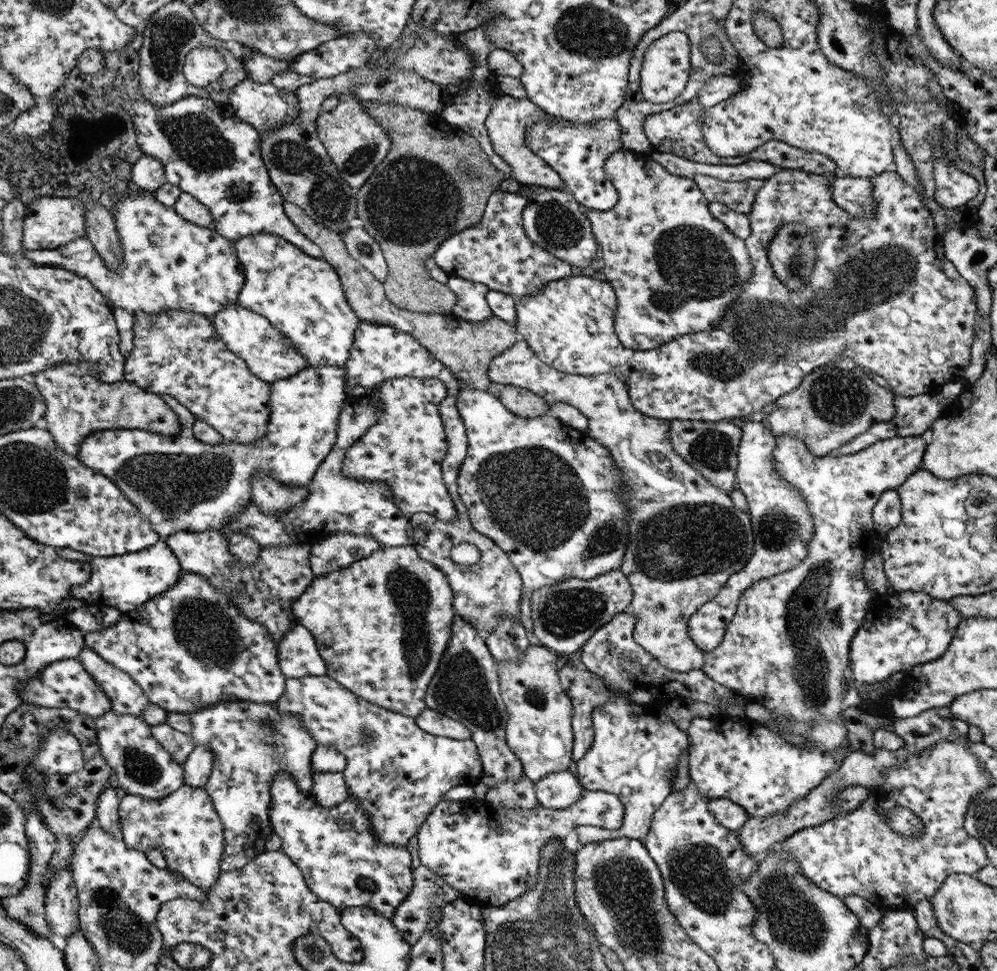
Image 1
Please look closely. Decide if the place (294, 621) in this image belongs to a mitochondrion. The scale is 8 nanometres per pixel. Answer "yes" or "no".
no

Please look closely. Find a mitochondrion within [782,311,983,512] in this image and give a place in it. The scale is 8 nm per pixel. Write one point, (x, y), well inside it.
(839, 397)

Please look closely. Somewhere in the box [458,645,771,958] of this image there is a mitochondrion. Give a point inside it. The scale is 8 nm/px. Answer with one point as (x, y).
(697, 870)

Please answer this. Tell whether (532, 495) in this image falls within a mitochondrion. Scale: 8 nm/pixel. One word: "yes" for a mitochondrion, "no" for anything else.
yes

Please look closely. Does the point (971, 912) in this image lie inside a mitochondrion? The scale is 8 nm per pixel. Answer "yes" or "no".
no

